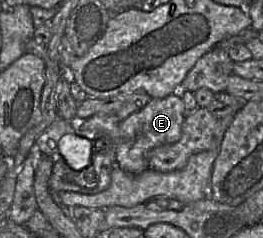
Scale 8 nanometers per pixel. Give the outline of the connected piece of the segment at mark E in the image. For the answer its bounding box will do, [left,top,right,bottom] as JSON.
[115,91,185,174]

